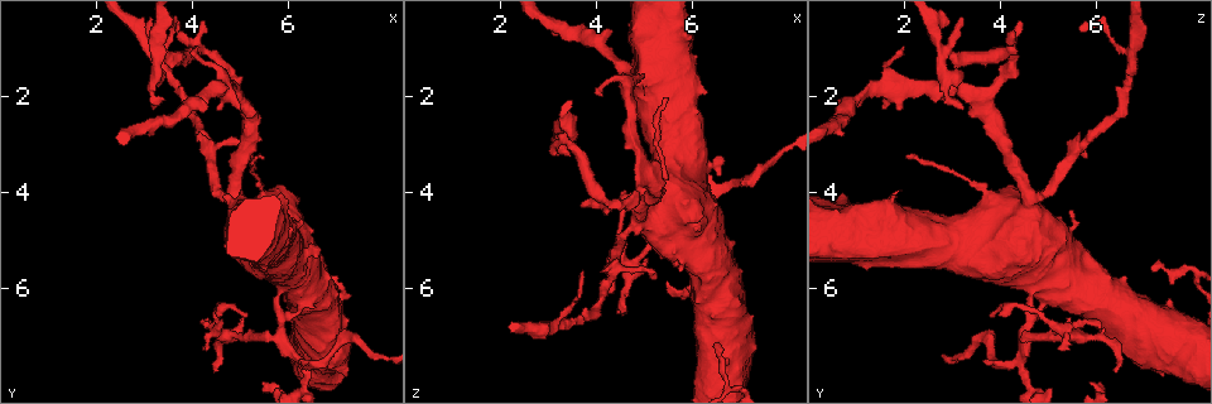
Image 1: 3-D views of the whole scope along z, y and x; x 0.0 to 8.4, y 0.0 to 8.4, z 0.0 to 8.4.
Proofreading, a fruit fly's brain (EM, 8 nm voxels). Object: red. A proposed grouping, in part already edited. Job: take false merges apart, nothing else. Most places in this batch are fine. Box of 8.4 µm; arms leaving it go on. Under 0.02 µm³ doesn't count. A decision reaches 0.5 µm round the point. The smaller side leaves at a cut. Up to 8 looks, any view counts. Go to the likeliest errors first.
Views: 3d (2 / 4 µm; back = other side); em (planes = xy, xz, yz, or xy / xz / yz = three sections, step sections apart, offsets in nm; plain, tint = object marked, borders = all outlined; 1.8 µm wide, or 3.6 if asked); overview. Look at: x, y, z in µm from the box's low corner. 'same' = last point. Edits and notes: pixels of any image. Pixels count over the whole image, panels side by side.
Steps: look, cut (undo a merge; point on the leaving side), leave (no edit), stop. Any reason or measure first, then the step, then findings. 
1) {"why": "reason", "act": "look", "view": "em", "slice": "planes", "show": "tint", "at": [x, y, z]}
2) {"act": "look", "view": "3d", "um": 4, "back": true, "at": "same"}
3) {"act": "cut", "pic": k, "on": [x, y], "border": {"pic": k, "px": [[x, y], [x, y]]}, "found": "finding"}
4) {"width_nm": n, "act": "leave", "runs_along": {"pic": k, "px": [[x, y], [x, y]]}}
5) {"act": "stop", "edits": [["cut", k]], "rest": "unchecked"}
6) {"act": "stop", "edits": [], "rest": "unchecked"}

{"why": "a fork", "act": "look", "view": "em", "slice": "planes", "show": "tint", "at": [3.30, 1.10, 2.90]}

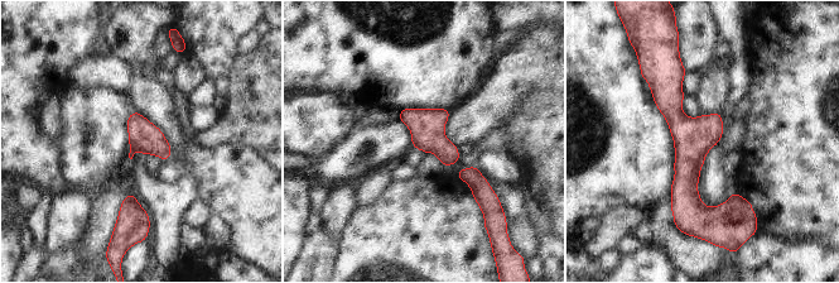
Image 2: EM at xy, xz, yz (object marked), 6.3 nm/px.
{"act": "leave", "found": "all the same cell"}

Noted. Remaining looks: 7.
{"why": "calibre changes", "act": "look", "view": "3d", "um": 4, "at": [5.15, 4.35, 4.55]}

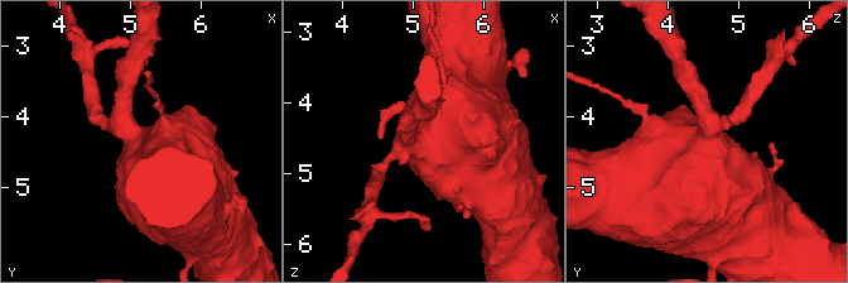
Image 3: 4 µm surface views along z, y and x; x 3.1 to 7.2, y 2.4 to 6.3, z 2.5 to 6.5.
{"act": "look", "view": "em", "slice": "planes", "show": "borders", "at": [5.15, 4.40, 4.55]}

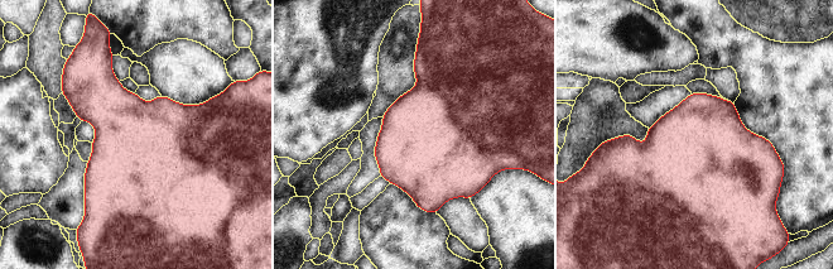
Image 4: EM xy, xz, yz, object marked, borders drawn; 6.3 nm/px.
{"width_nm": 700, "act": "leave", "found": "one cell here"}

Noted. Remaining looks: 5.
{"why": "abrupt turn", "act": "look", "view": "em", "slice": "planes", "show": "plain", "at": [4.75, 6.95, 5.45]}

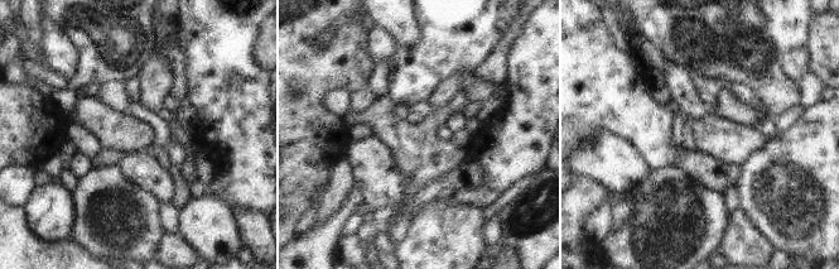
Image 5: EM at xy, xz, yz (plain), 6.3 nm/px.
{"act": "look", "view": "em", "slice": "planes", "show": "tint", "at": "same"}

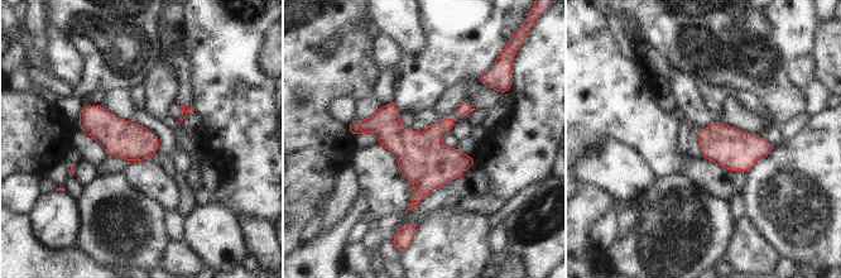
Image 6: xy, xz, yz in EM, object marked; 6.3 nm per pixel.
{"width_nm": 240, "act": "leave", "runs_along": {"pic": 6, "px": [[351, 126], [471, 162]]}, "found": "all the same cell"}

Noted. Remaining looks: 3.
{"act": "stop", "edits": [], "rest": "unchecked"}

